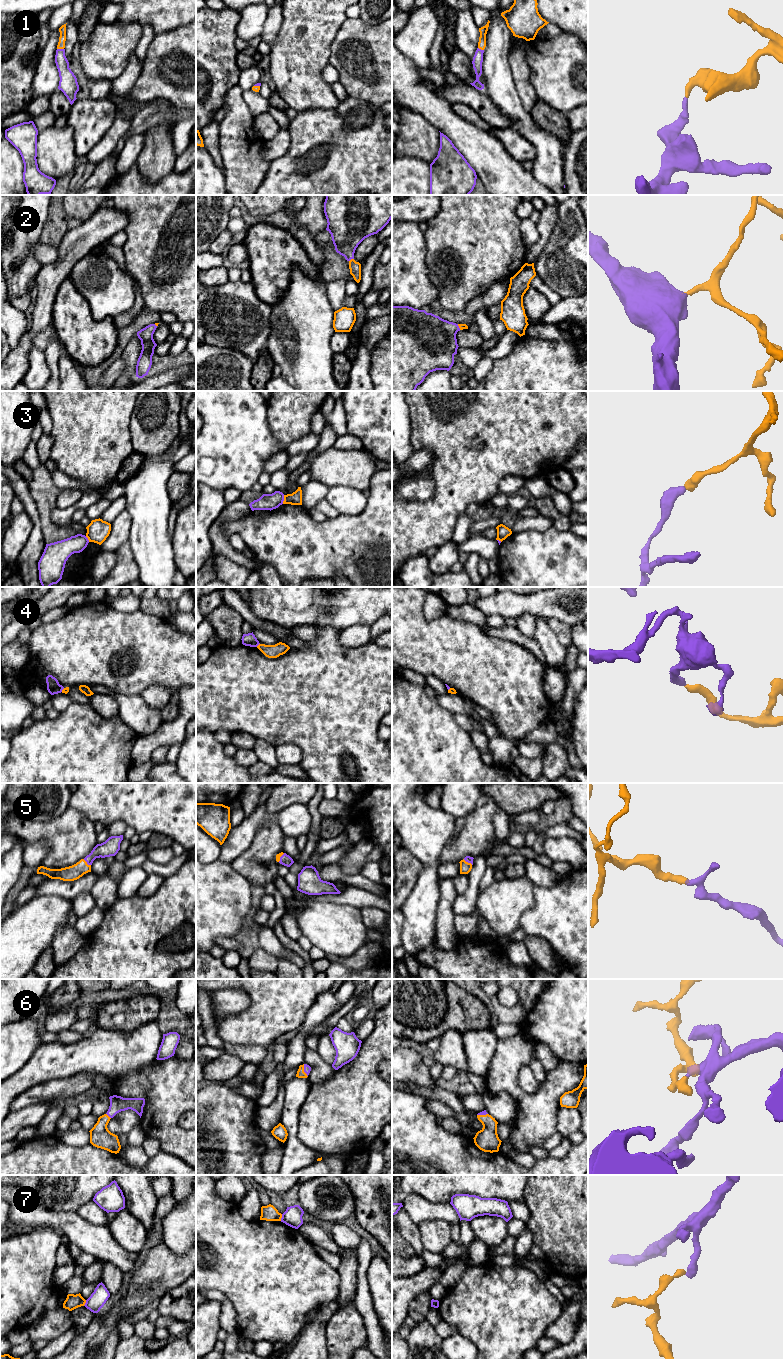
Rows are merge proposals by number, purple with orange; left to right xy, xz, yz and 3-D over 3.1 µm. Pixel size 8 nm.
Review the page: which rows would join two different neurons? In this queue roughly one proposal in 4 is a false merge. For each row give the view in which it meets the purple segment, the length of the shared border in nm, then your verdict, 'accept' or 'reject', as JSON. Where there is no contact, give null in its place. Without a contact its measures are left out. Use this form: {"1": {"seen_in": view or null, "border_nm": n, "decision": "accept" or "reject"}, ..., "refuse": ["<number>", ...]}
{"1": {"seen_in": "xy", "border_nm": 60, "decision": "accept"}, "2": {"seen_in": "xz", "border_nm": 50, "decision": "accept"}, "3": {"seen_in": "xz", "border_nm": 70, "decision": "reject"}, "4": {"seen_in": "xz", "border_nm": 40, "decision": "reject"}, "5": {"seen_in": "xy", "border_nm": 80, "decision": "accept"}, "6": {"seen_in": "xy", "border_nm": 60, "decision": "accept"}, "7": {"seen_in": "xz", "border_nm": 60, "decision": "reject"}, "refuse": ["3", "4", "7"]}

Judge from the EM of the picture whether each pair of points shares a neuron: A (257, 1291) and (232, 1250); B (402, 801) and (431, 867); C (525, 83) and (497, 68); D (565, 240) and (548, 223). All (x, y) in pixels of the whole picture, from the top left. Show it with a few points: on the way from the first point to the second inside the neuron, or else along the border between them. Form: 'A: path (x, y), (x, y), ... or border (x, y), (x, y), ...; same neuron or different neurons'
A: path (257, 1281), (257, 1275), (242, 1260); same neuron
B: path (411, 817), (425, 832), (428, 851); same neuron
C: border (508, 54), (513, 83), (521, 99); different neurons
D: border (559, 205), (556, 211), (553, 230), (542, 248); different neurons

